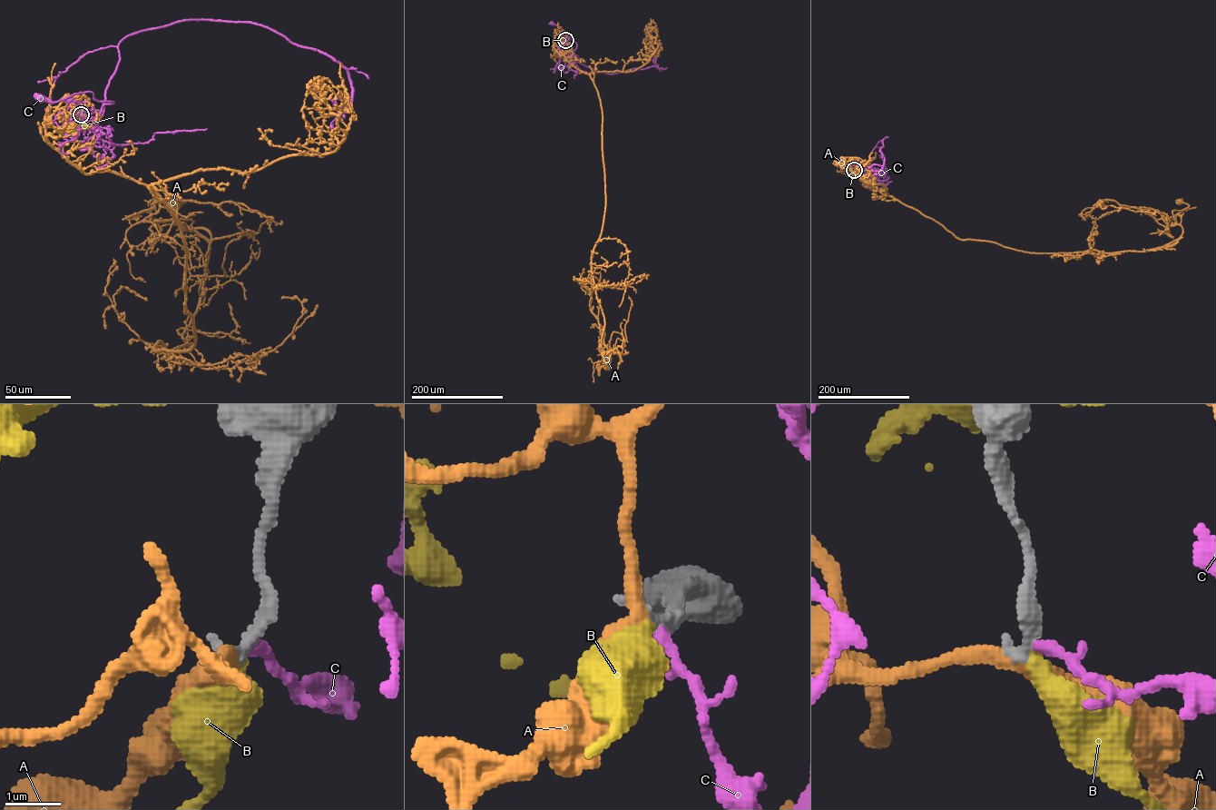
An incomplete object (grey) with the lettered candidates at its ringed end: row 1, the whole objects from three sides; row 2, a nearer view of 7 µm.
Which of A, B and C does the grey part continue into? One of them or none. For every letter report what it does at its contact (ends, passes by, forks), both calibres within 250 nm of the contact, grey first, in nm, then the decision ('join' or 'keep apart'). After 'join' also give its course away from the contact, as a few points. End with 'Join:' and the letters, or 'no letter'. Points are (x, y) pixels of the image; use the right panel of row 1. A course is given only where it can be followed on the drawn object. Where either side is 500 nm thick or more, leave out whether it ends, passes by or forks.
A: it passes by; calibres 200 and 320 nm; keep apart
B: it ends; calibres 260 and 360 nm; join
C: it ends; calibres 280 and 220 nm; keep apart
Join: B

